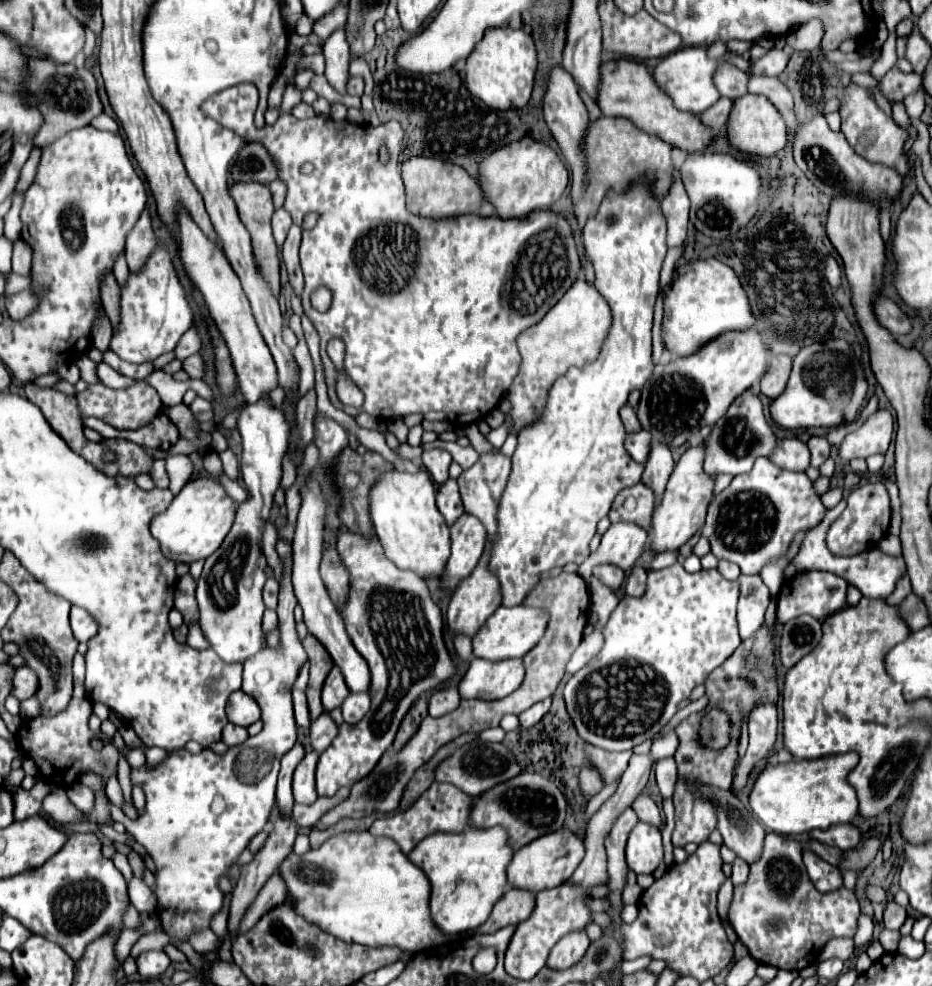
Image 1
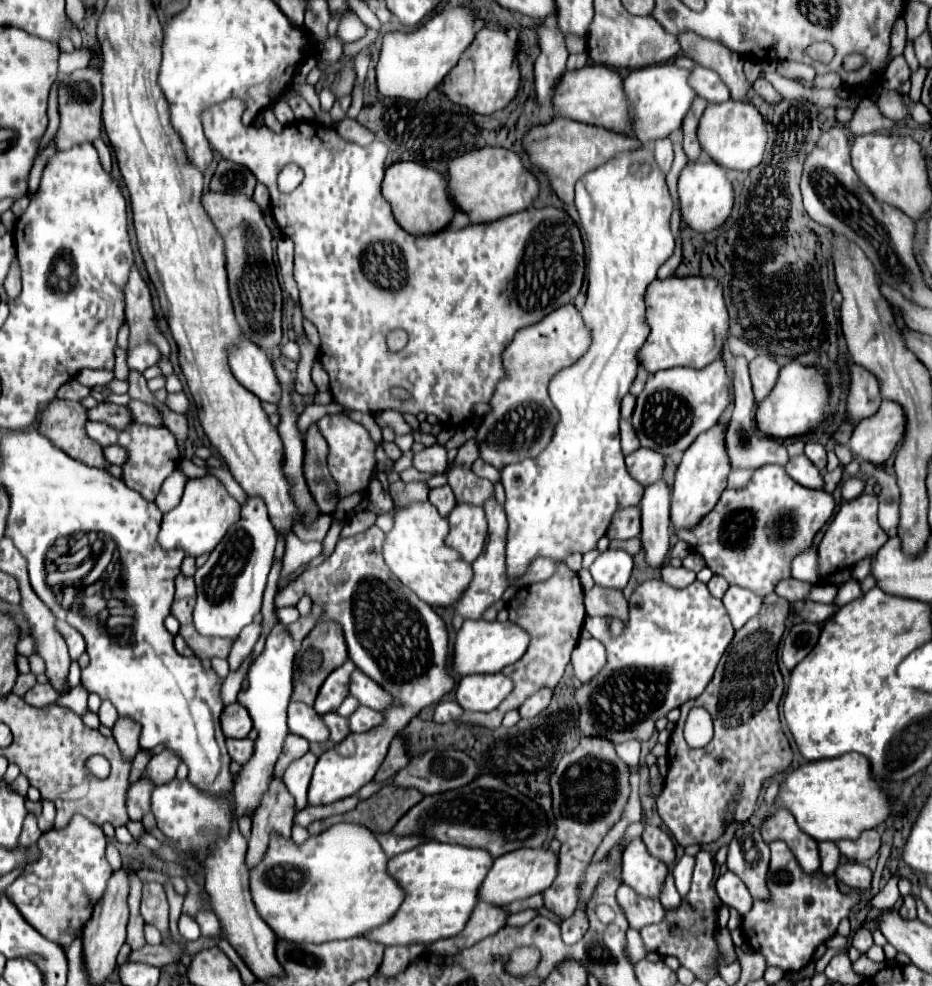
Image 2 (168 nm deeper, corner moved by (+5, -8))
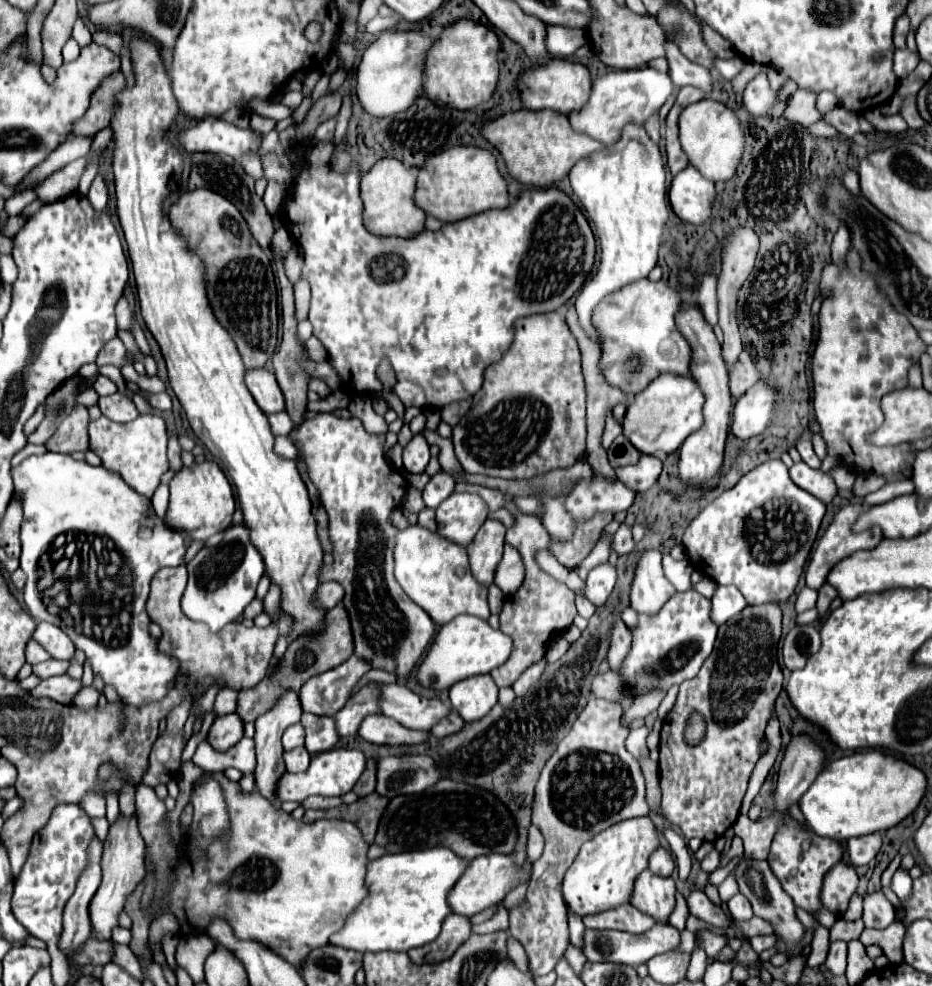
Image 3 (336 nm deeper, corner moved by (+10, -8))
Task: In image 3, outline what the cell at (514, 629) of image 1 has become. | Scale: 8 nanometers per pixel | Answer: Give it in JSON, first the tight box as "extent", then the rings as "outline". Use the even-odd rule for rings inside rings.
{"extent":[417,614,513,690],"outline":[[[461,614],[441,626],[433,646],[429,648],[427,656],[417,668],[417,678],[421,686],[427,688],[437,688],[437,690],[451,688],[461,678],[489,674],[493,668],[505,664],[507,658],[511,656],[511,650],[513,650],[513,640],[507,634],[491,628],[483,618]]]}

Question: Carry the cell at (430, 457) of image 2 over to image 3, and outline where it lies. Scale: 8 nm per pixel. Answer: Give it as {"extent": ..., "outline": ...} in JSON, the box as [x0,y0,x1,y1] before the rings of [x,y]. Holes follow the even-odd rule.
{"extent":[403,434,429,474],"outline":[[[415,434],[413,440],[403,448],[403,466],[411,474],[425,472],[429,464],[429,444],[425,442],[423,434]]]}

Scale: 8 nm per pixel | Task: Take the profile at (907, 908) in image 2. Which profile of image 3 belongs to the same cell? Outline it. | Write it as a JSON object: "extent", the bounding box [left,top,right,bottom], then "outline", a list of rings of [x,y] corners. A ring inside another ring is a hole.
{"extent":[881,854,901,887],"outline":[[[899,854],[895,856],[895,858],[891,861],[889,866],[883,872],[881,876],[881,885],[883,887],[889,887],[891,883],[892,876],[894,875],[895,871],[899,868],[901,863],[901,857]]]}

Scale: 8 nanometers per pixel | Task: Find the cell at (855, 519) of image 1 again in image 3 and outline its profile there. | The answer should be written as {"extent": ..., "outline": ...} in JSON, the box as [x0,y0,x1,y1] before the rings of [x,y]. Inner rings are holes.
{"extent":[805,502,883,588],"outline":[[[849,502],[845,508],[841,508],[841,510],[835,514],[833,522],[829,524],[827,532],[821,536],[821,540],[819,540],[819,544],[817,544],[817,548],[815,548],[813,556],[811,556],[811,560],[809,560],[809,566],[807,566],[807,570],[805,570],[805,582],[807,582],[807,586],[819,588],[819,586],[825,582],[827,574],[831,572],[831,568],[833,568],[837,562],[841,562],[843,558],[851,556],[851,554],[857,552],[857,550],[871,550],[871,548],[875,548],[875,546],[883,540],[883,530],[879,530],[879,526],[873,526],[873,528],[869,528],[869,530],[865,530],[865,532],[853,532],[853,526],[855,526],[857,518],[859,518],[865,510],[867,510],[867,506],[865,506],[863,502]]]}

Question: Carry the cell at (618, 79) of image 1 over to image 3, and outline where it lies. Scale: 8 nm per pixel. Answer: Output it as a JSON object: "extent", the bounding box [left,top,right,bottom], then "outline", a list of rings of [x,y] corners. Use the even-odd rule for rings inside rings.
{"extent":[519,58,591,114],"outline":[[[551,58],[547,60],[545,66],[535,66],[527,70],[519,82],[519,92],[521,92],[521,102],[523,108],[531,110],[555,110],[559,114],[571,114],[575,110],[581,110],[587,104],[587,98],[591,96],[591,76],[589,70],[583,64],[569,62],[569,60],[559,60]]]}

